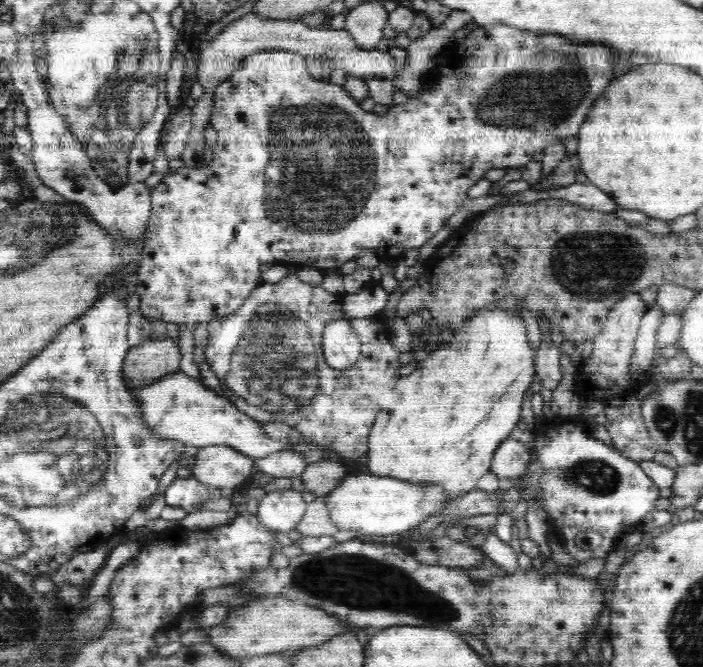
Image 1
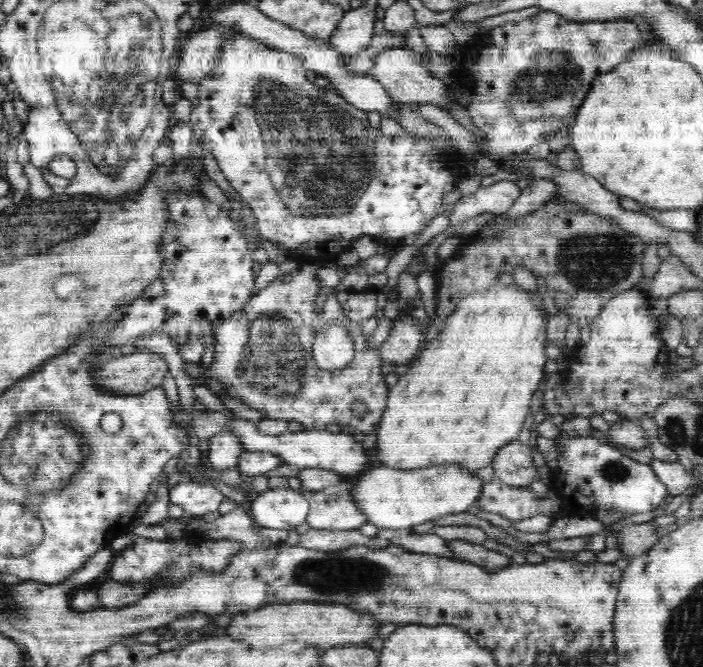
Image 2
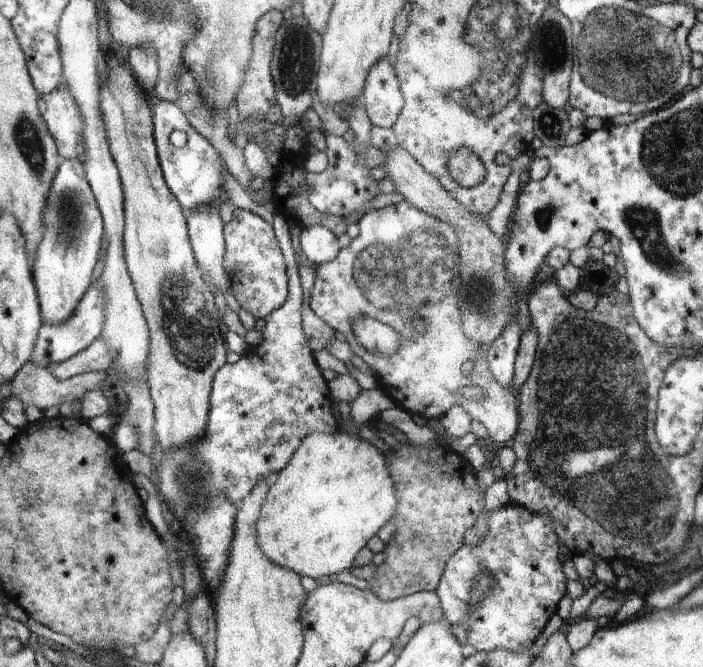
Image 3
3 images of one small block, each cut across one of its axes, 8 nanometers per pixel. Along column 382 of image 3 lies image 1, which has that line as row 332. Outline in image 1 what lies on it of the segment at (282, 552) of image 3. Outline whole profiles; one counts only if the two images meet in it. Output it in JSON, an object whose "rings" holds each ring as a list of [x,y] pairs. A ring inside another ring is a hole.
{"rings":[[[486,304],[478,314],[472,314],[468,318],[464,318],[462,326],[458,330],[454,330],[454,342],[452,344],[444,344],[438,347],[430,354],[428,360],[424,360],[417,365],[417,369],[405,376],[399,376],[395,386],[392,389],[393,398],[389,401],[388,406],[384,406],[384,410],[380,410],[374,425],[372,425],[371,434],[368,438],[368,472],[376,475],[391,475],[392,478],[408,479],[411,482],[443,483],[446,493],[450,500],[460,498],[462,494],[468,494],[471,489],[476,489],[476,483],[484,474],[491,472],[491,460],[493,459],[496,449],[498,449],[504,441],[507,441],[508,434],[514,430],[516,422],[521,420],[520,410],[522,410],[522,398],[524,398],[524,390],[532,384],[532,376],[534,376],[534,350],[528,346],[526,340],[526,330],[524,330],[524,320],[518,316],[510,316],[516,314],[508,307],[497,306],[497,304]]]}

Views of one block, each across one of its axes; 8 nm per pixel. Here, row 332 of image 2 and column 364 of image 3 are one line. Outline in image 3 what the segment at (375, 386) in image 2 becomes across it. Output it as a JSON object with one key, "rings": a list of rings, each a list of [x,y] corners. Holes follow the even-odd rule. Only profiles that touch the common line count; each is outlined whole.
{"rings":[[[406,200],[381,210],[364,213],[358,222],[358,228],[360,235],[350,242],[350,246],[342,248],[335,260],[316,266],[315,284],[310,294],[312,312],[320,320],[324,320],[335,333],[344,334],[353,354],[359,356],[374,370],[377,388],[392,398],[395,407],[404,408],[410,414],[421,415],[426,420],[431,420],[441,419],[452,406],[461,405],[471,421],[476,420],[486,427],[490,438],[496,444],[506,445],[506,442],[514,439],[516,432],[519,431],[518,401],[512,386],[504,388],[494,380],[492,372],[488,370],[490,366],[487,356],[477,358],[479,345],[468,340],[463,334],[461,310],[453,294],[460,284],[460,277],[457,276],[460,267],[459,242],[454,228],[440,219],[421,212]],[[366,317],[386,322],[400,334],[400,347],[396,354],[373,355],[358,345],[352,326],[356,320]],[[418,318],[424,320],[426,324],[426,330],[422,334],[416,333]],[[467,363],[474,366],[468,374],[465,372]],[[468,384],[478,384],[484,390],[484,396],[480,400],[466,400],[458,396],[458,388]]]}

